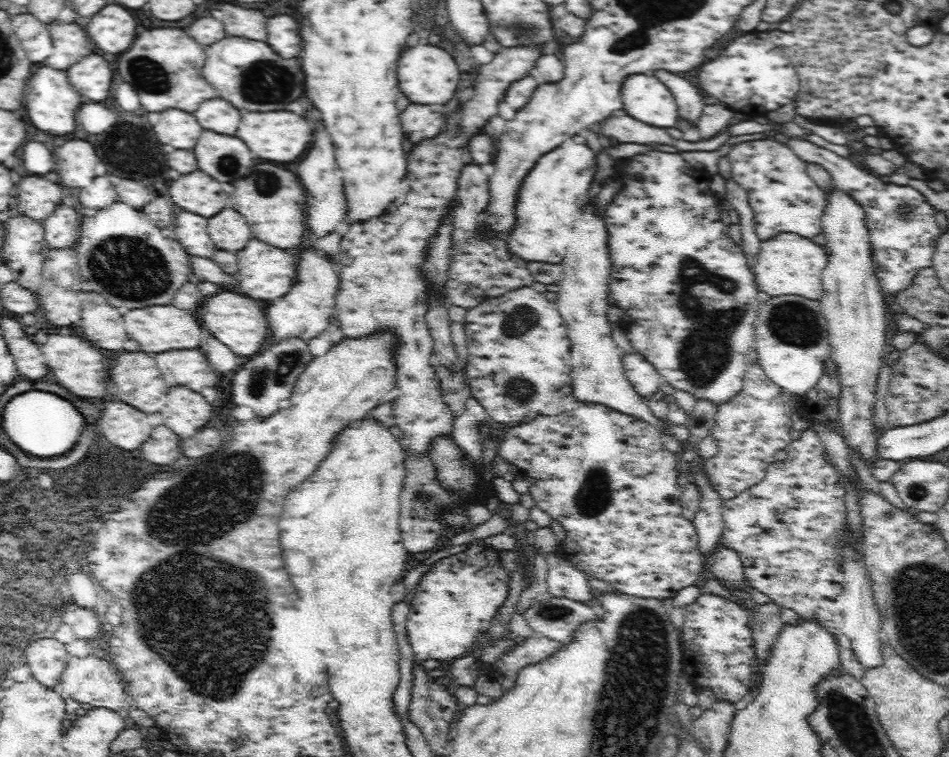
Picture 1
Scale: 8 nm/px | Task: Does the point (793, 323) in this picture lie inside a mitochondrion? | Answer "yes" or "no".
yes

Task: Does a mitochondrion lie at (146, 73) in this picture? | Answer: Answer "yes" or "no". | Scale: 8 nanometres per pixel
yes

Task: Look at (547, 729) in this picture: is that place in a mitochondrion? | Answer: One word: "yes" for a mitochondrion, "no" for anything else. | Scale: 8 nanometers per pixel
no

